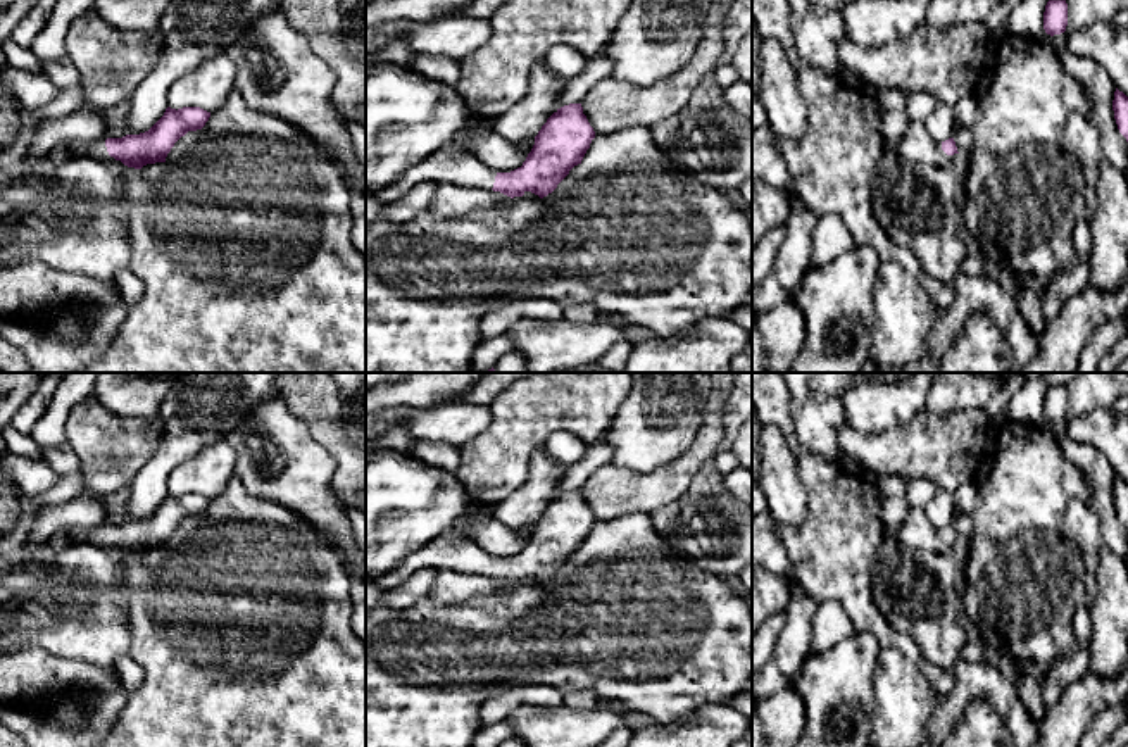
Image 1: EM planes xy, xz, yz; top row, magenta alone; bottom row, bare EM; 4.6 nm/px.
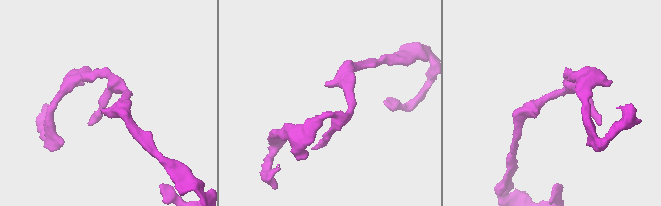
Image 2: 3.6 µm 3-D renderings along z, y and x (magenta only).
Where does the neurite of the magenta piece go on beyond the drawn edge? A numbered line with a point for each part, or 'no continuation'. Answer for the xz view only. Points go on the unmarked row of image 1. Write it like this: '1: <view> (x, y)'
1: xz (451, 551)

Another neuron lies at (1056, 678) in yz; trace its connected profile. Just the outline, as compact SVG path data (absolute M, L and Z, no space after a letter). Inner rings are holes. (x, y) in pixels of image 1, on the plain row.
M1073 649L1040 673L1042 697L1047 707L1054 707L1062 692L1088 671L1088 650Z

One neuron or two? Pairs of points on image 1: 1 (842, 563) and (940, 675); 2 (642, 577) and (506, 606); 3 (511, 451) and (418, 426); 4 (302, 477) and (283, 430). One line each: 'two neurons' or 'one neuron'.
1: one neuron
2: one neuron
3: two neurons
4: one neuron

